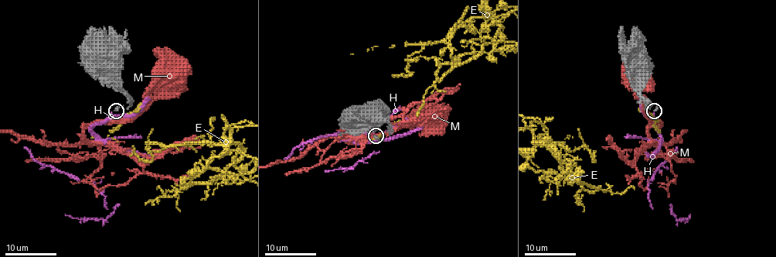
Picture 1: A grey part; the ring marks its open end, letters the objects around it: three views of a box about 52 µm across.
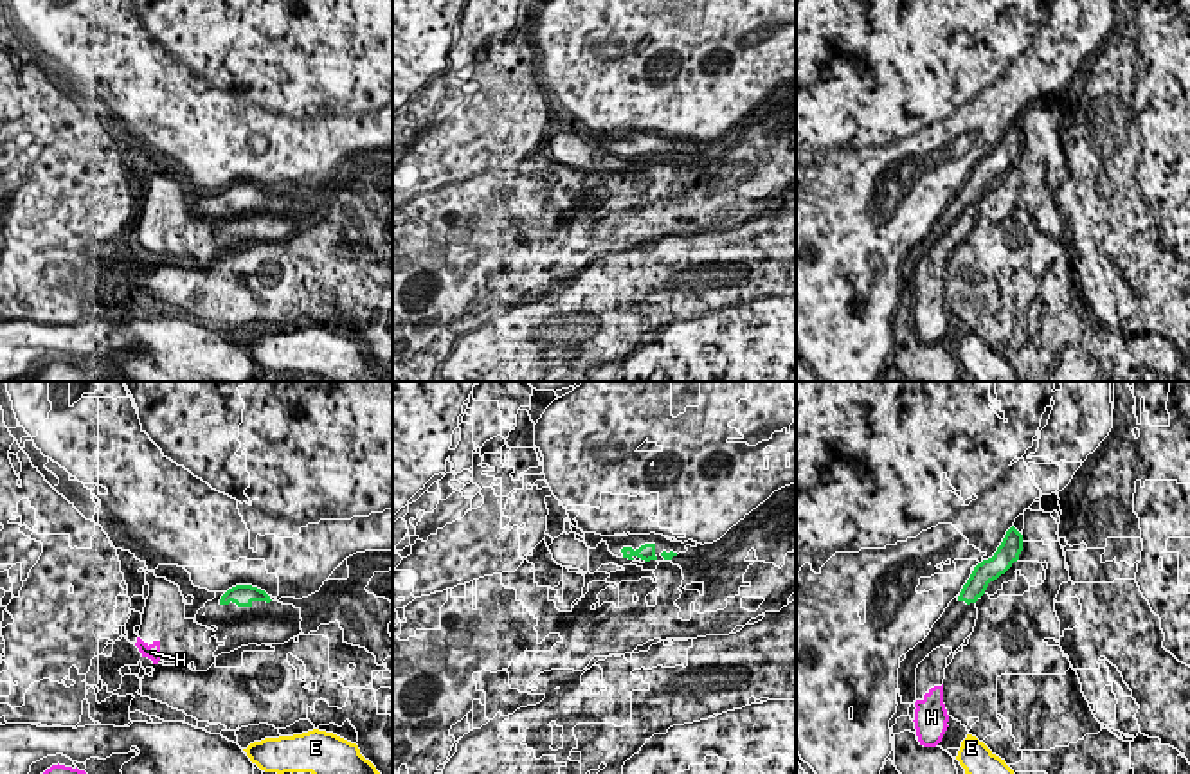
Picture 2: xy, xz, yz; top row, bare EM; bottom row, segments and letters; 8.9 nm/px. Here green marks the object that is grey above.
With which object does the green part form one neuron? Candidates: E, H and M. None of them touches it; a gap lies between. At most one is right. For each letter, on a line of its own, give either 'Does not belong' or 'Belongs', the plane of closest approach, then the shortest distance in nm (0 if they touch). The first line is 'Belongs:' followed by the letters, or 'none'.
Belongs: none
E: Does not belong. Closest in yz. Distance 1150 nm
H: Does not belong. Closest in xy. Distance 650 nm
M: Does not belong. Closest in xy. Distance 1600 nm

